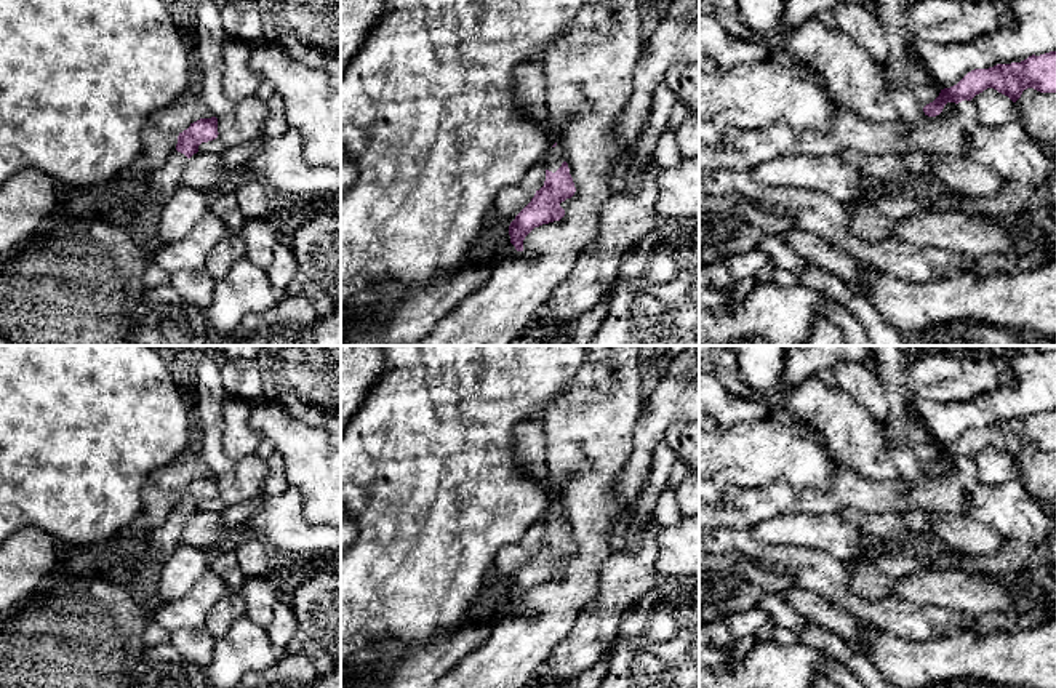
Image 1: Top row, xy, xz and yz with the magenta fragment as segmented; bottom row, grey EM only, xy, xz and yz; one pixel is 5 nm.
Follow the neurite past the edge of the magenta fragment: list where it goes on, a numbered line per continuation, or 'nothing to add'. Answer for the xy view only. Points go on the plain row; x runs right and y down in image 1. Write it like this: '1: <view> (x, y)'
1: xy (162, 541)

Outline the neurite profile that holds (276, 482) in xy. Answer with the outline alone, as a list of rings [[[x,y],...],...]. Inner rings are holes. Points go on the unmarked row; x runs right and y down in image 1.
[[[274,453],[267,461],[267,475],[264,478],[262,493],[269,496],[282,494],[290,488],[285,474],[285,459],[280,453]]]

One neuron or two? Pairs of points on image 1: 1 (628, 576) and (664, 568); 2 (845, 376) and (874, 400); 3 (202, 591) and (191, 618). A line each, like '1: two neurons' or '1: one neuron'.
1: two neurons
2: one neuron
3: one neuron

